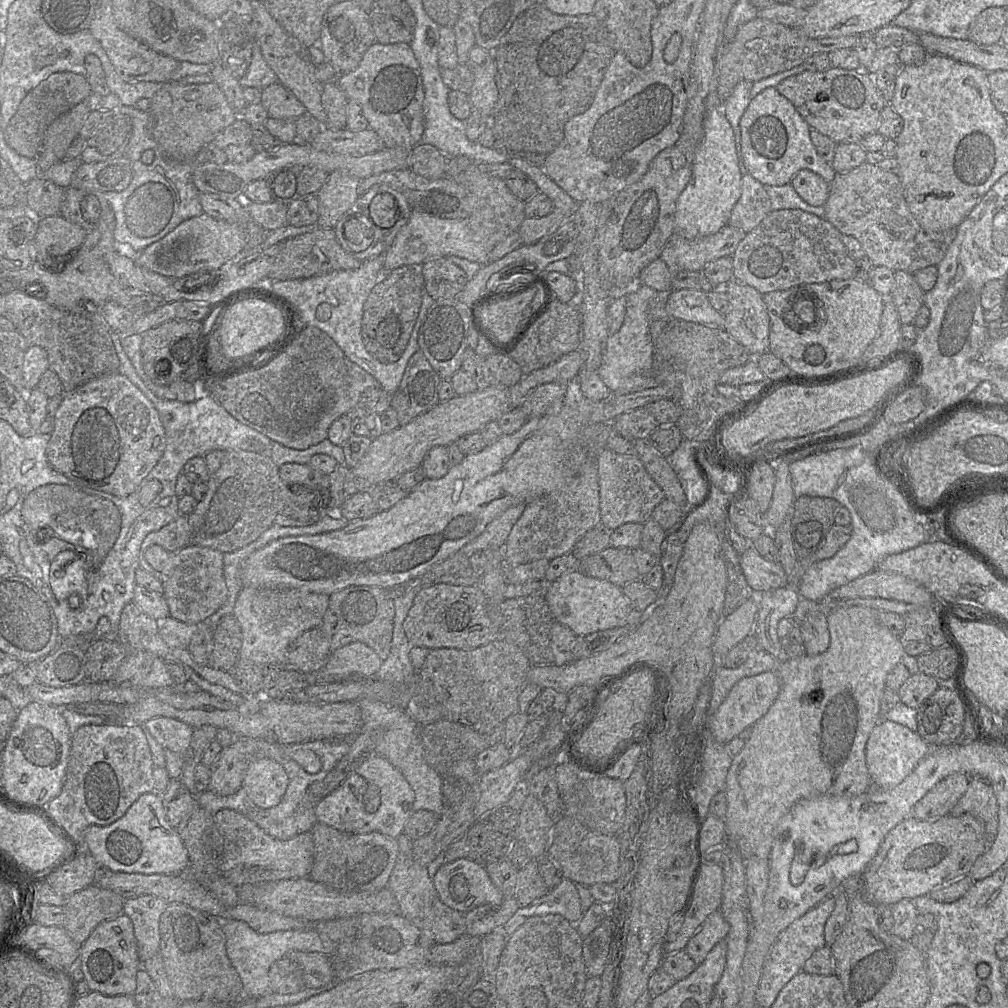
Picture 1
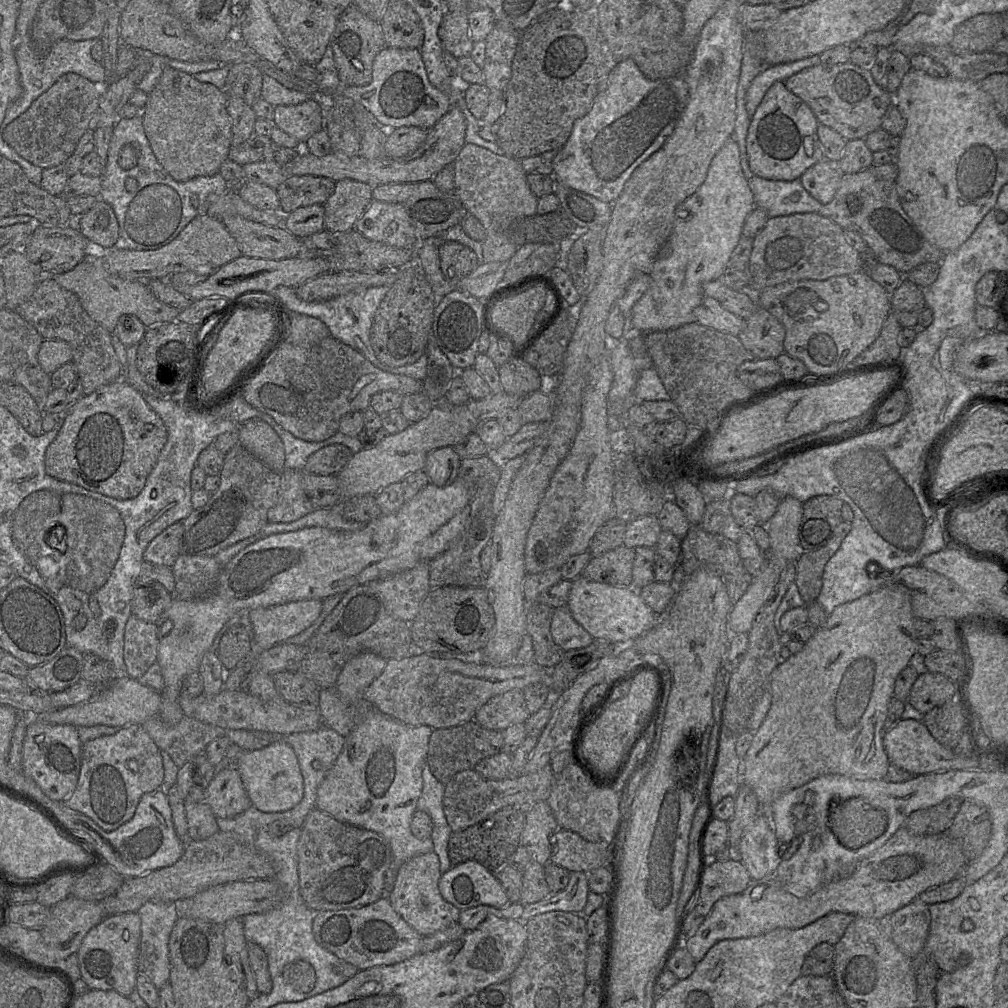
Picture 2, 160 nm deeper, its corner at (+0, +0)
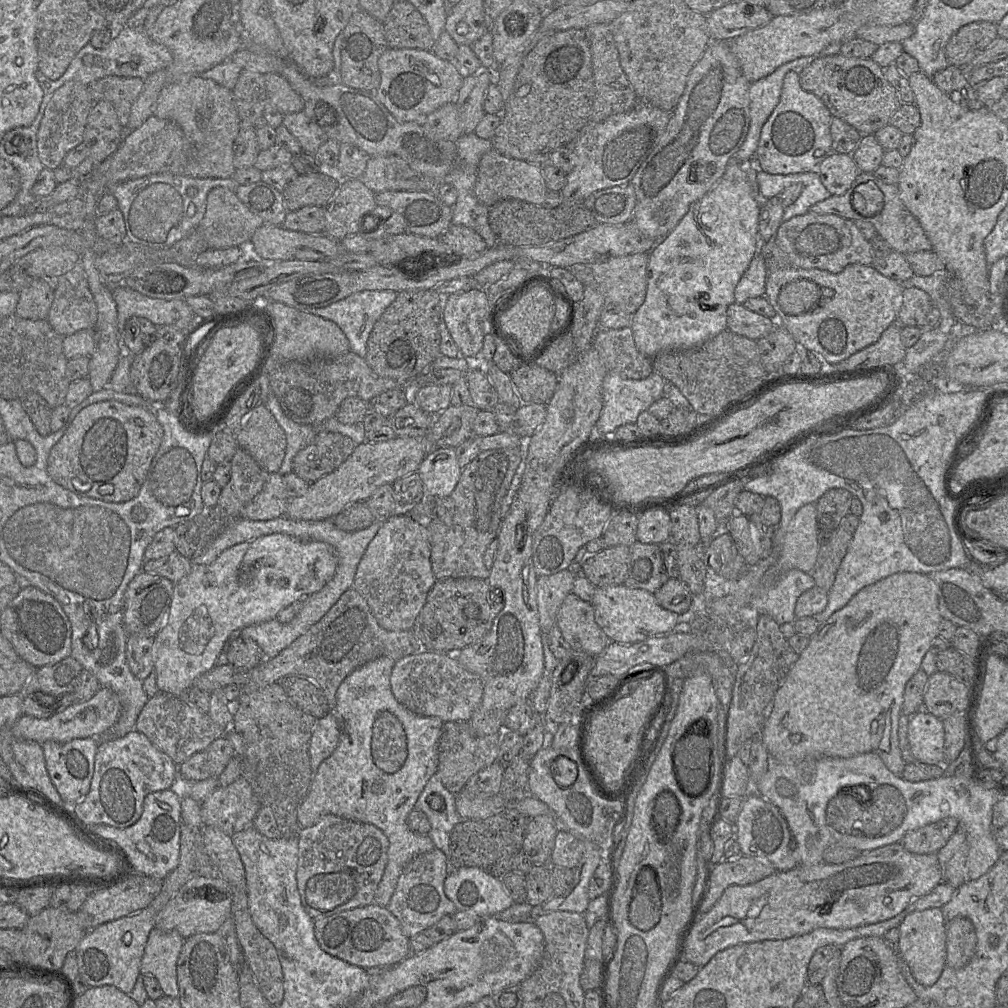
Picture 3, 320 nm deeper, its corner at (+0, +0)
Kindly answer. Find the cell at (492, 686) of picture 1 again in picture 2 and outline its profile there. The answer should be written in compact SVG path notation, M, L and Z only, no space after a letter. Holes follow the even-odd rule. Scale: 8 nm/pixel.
M511 690L482 705L473 720L485 729L504 731L511 725L525 723L530 715L523 690Z

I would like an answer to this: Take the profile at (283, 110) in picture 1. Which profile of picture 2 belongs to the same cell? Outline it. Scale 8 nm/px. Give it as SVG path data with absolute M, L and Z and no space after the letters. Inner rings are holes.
M309 98L296 105L275 106L272 121L303 145L310 136L324 129L323 104L317 98Z

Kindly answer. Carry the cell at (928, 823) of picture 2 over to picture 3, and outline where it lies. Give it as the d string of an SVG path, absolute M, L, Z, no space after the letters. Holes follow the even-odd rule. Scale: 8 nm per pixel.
M946 817L907 832L900 842L914 854L937 854L959 828L958 819Z

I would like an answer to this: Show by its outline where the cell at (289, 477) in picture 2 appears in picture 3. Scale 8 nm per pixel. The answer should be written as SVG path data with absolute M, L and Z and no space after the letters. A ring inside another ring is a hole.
M271 473L261 492L242 510L241 517L272 520L285 516L288 500L283 476Z

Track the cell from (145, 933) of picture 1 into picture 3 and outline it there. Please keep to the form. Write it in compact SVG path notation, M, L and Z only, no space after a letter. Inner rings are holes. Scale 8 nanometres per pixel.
M154 927L148 936L140 963L140 974L157 979L164 995L179 997L177 960L184 938L175 930Z

